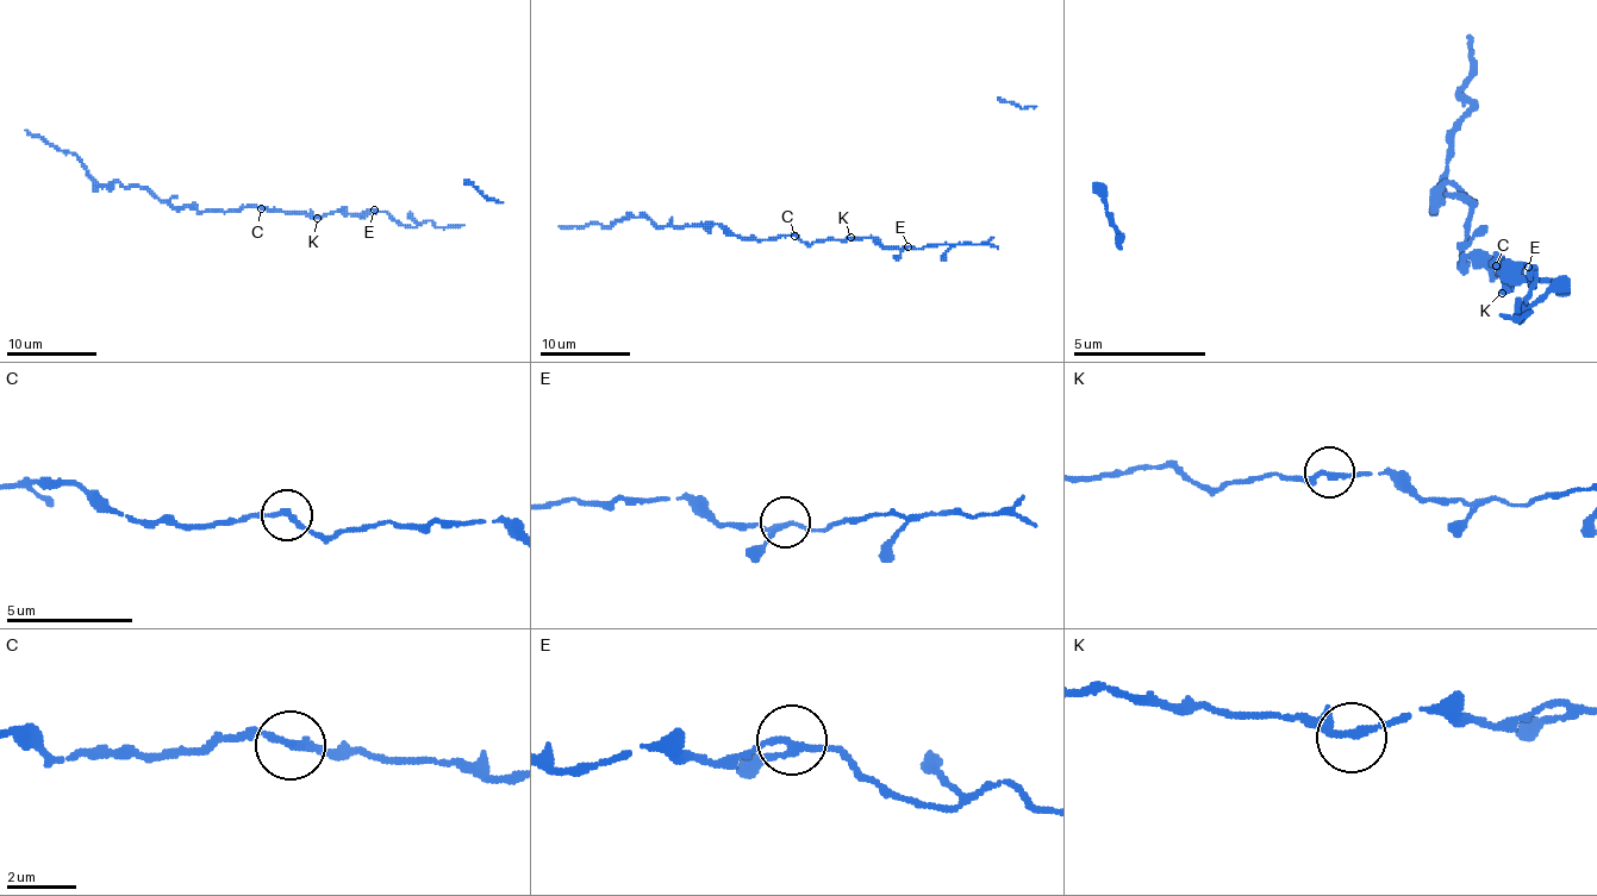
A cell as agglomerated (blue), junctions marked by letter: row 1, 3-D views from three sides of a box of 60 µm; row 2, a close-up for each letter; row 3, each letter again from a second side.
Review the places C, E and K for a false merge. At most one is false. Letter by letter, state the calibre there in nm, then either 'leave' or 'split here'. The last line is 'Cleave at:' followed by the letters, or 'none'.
C: 200 nm thick; leave
E: 170 nm thick; leave
K: 220 nm thick; leave
Cleave at: none

